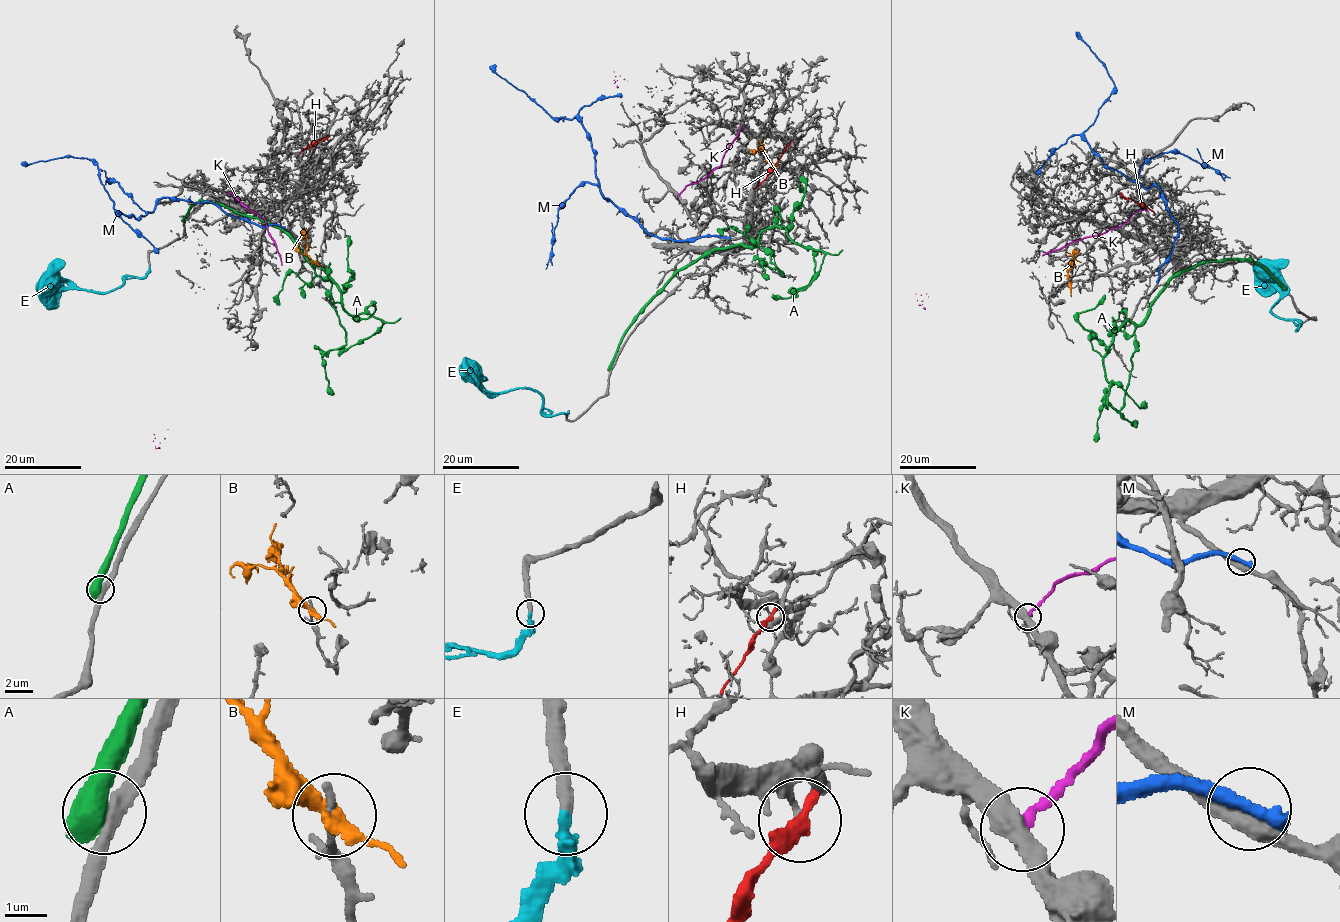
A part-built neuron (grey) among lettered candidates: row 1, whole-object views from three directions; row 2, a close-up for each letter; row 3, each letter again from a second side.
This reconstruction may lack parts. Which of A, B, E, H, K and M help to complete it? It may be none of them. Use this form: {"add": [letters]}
{"add": ["E"]}

